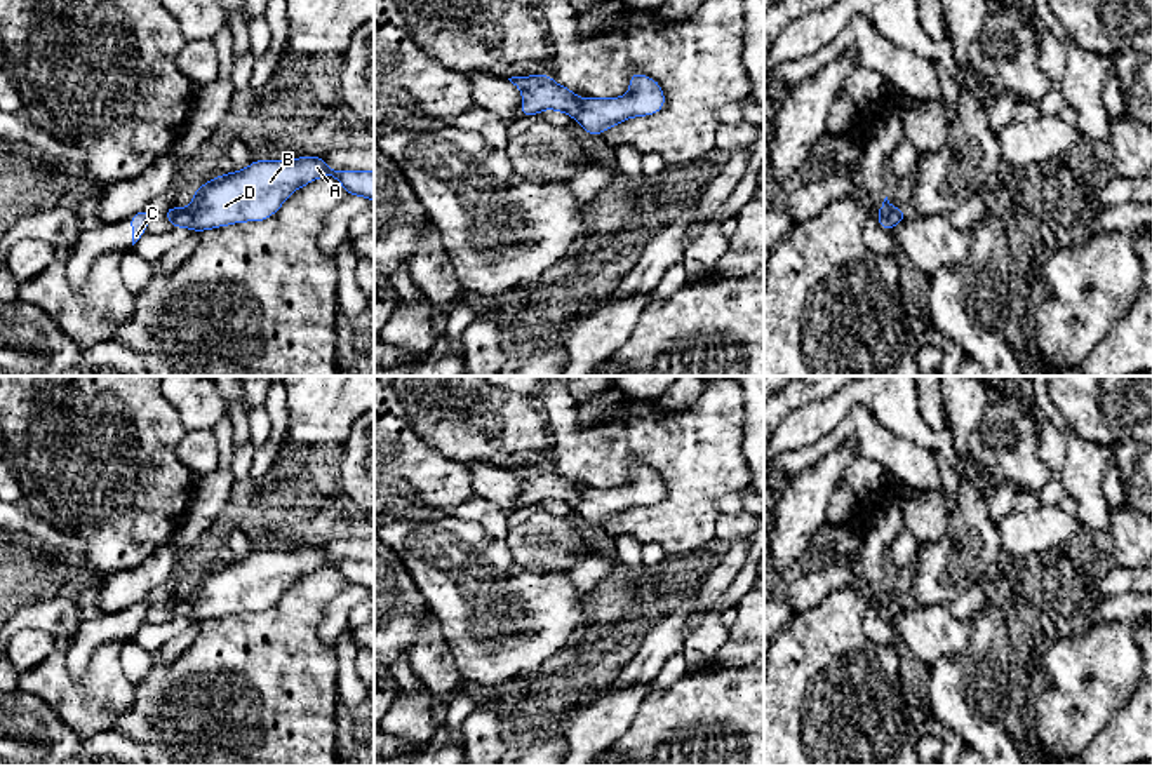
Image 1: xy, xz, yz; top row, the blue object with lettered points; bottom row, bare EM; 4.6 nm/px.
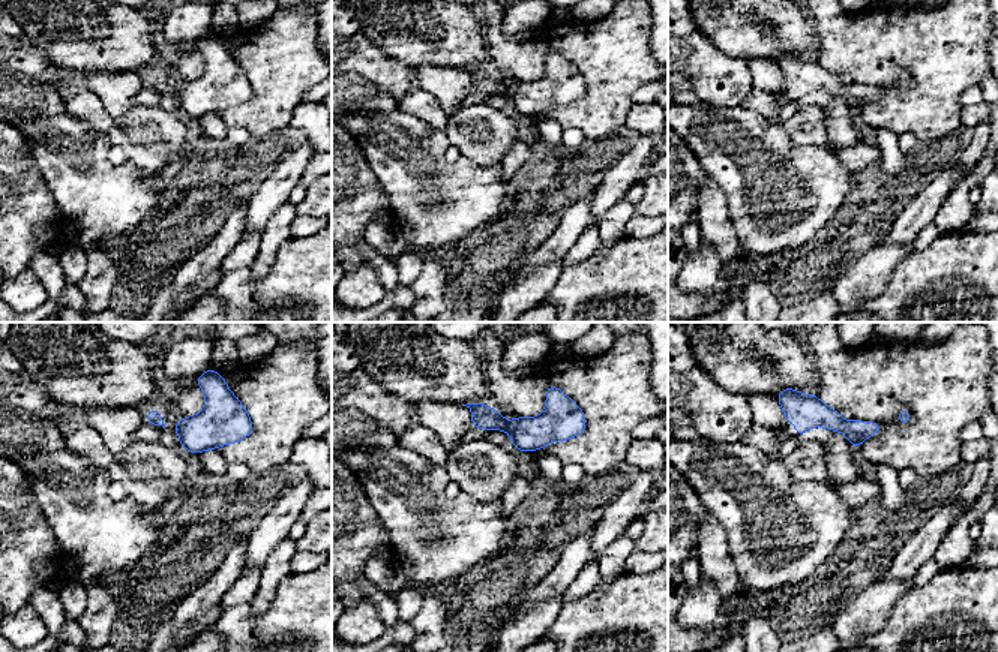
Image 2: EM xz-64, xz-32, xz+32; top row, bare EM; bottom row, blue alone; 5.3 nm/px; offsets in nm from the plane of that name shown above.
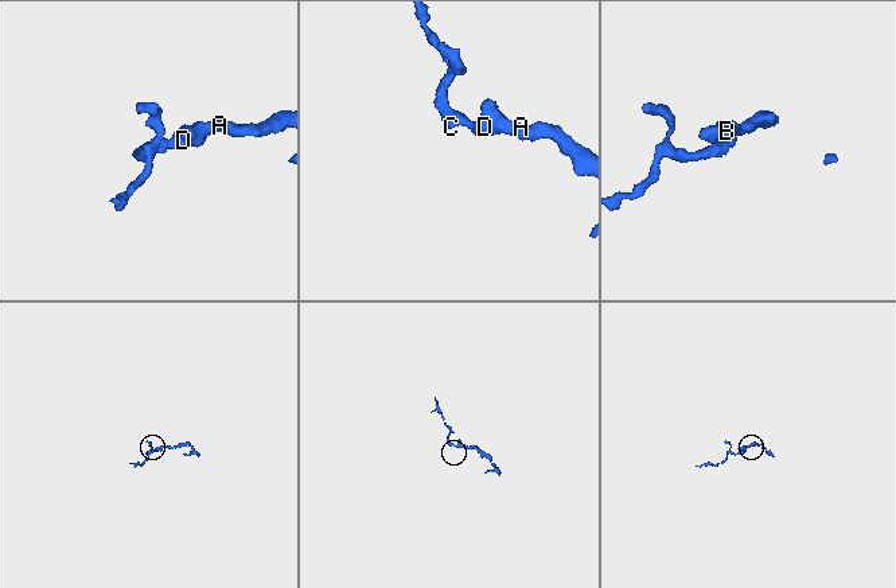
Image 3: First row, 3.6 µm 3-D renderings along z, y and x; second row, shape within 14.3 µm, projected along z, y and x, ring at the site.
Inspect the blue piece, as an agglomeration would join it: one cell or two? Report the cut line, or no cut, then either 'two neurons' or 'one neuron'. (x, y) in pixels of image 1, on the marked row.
cut none; one neuron

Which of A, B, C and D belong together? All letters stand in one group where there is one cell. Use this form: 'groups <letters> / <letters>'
groups A B C D

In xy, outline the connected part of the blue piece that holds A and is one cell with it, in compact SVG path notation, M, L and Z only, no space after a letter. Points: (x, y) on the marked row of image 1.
M303 157L254 160L244 171L221 174L197 188L188 209L174 205L162 212L172 228L183 226L198 233L231 223L263 221L277 212L292 192L322 176L336 178L348 195L374 202L374 171L336 171L329 169L322 157Z

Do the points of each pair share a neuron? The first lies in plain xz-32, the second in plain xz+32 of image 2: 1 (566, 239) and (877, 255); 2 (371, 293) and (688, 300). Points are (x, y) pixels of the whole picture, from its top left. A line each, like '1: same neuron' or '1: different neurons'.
1: different neurons
2: different neurons

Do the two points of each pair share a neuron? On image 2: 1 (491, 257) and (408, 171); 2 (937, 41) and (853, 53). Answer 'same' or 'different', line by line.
1: different
2: same

